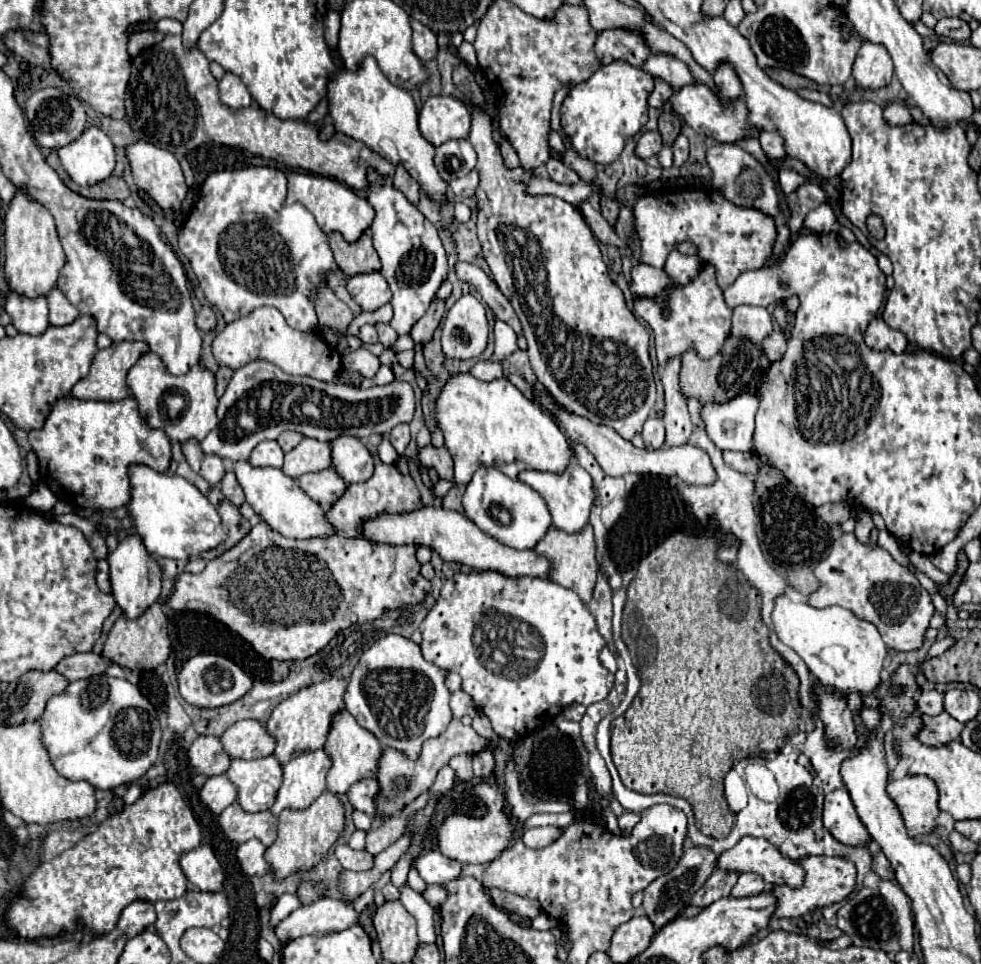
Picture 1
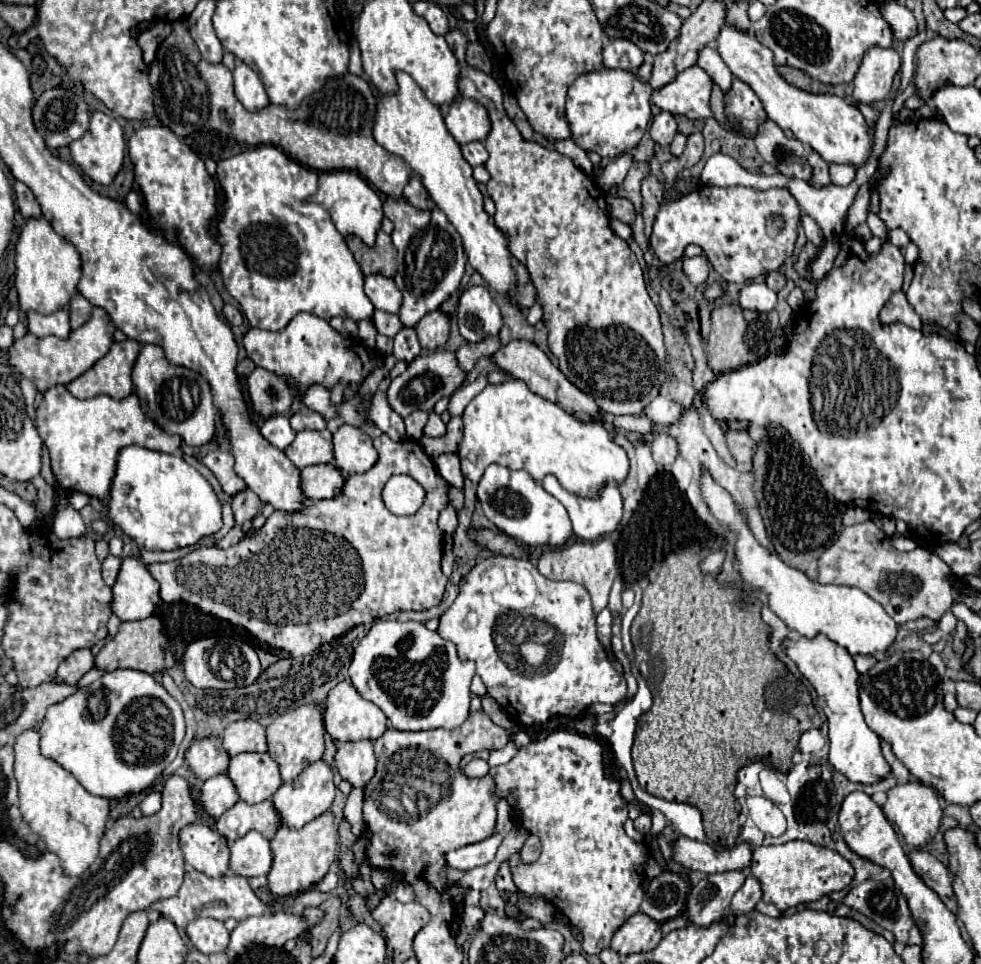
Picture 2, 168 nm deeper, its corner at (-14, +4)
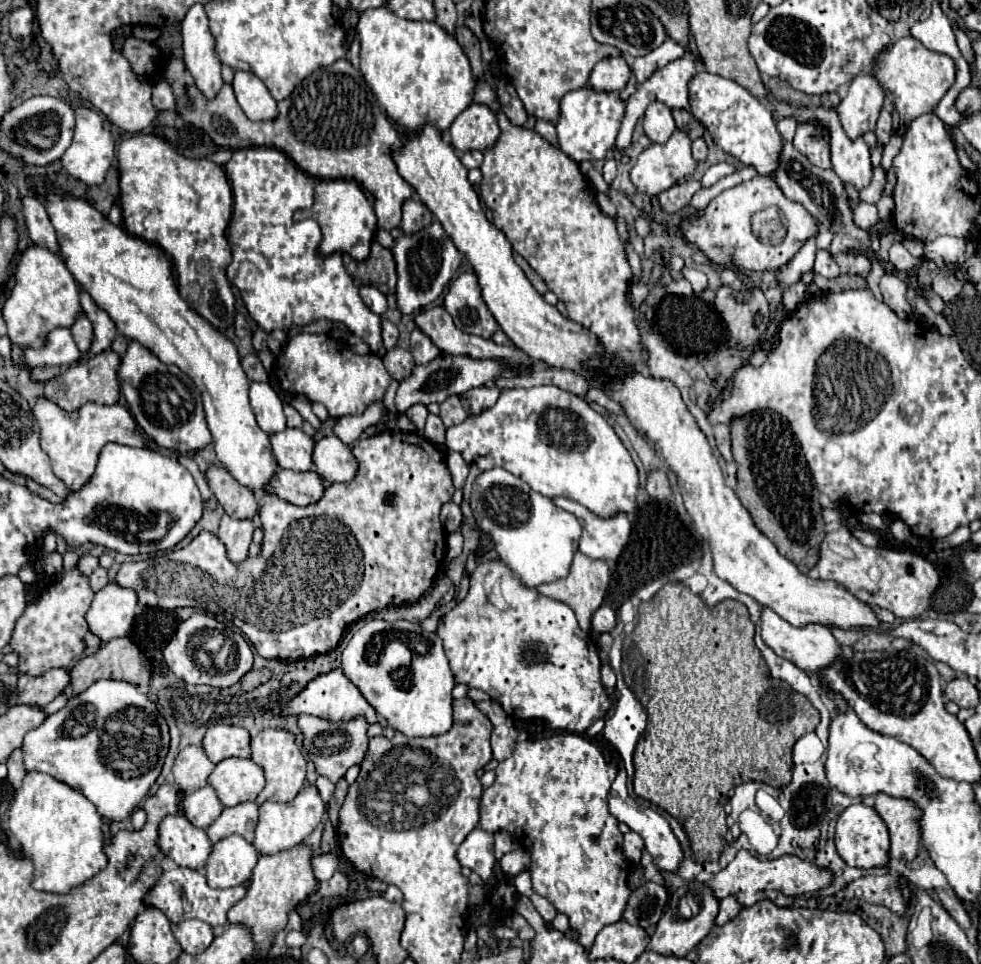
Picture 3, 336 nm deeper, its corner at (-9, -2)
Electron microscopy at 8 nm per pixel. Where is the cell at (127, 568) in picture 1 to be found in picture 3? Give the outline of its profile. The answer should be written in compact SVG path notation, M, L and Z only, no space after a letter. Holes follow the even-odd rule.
M111 582L95 594L85 620L89 624L89 630L101 642L109 642L113 638L129 634L137 612L139 602L135 592L131 588L119 588L119 584Z

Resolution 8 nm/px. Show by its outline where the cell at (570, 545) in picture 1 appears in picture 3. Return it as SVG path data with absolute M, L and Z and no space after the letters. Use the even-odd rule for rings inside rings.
M577 552L567 578L551 582L551 584L541 584L537 590L547 598L553 598L553 600L559 600L559 602L571 606L571 610L577 616L579 628L583 628L583 632L589 632L591 630L591 616L601 606L601 602L605 598L609 578L611 578L611 574L609 574L609 568L607 568L607 564L603 560L591 560L589 556L583 556L581 552Z

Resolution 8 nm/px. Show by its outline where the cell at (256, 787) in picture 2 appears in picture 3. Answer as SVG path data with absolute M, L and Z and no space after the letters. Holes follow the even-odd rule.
M225 758L209 774L207 784L217 792L223 806L235 806L239 802L255 800L263 790L263 770L245 758Z

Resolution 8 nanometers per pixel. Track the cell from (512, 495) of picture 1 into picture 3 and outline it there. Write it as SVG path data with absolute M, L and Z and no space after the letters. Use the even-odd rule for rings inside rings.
M491 468L477 476L471 490L471 508L481 532L491 536L501 562L519 576L523 586L537 588L569 574L583 528L571 512L555 506L551 498L533 492L527 482L505 468Z

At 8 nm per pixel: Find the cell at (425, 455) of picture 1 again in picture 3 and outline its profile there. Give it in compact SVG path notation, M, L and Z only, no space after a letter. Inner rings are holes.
M449 396L447 400L443 400L441 404L441 420L445 426L455 426L455 424L461 424L469 414L467 410L463 408L461 404L461 398L459 396Z

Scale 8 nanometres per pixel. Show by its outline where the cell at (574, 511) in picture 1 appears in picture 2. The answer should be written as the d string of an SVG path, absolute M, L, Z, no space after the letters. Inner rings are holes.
M546 476L542 486L556 498L562 502L562 506L568 510L568 516L570 516L570 522L572 522L572 528L574 528L574 534L582 540L596 540L600 536L606 536L610 532L614 532L622 520L622 498L620 498L620 490L614 482L606 482L602 486L602 490L598 492L598 496L594 498L584 498L584 496L578 496L578 494L572 494L568 490L564 490L560 486L560 482L556 480L556 476Z

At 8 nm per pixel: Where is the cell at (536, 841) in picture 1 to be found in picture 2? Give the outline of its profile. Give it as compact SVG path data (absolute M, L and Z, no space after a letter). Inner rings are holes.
M530 836L524 844L524 848L520 850L520 856L522 856L522 862L534 862L540 854L540 838L538 836Z

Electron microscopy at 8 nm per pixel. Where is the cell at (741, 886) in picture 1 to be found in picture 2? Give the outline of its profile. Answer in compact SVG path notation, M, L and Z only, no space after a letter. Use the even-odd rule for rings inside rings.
M748 876L744 886L732 898L730 914L738 916L738 914L746 914L746 912L754 910L754 906L760 902L760 898L762 898L762 884L760 884L760 880L754 878L754 876Z

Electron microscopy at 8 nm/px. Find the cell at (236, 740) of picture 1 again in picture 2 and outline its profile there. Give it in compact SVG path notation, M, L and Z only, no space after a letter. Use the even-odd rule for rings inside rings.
M250 718L232 722L232 726L228 726L228 730L224 732L222 744L230 756L242 752L268 752L266 728Z

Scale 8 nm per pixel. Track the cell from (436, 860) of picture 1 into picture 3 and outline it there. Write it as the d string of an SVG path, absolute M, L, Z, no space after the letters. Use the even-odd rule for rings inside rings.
M481 828L471 830L469 836L463 840L463 844L459 846L457 860L461 862L461 866L471 868L473 872L477 872L483 878L483 882L487 882L495 868L493 834L481 830Z

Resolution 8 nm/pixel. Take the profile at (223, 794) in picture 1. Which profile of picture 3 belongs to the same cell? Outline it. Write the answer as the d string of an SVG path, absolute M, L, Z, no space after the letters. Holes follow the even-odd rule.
M203 786L183 798L183 814L197 828L211 826L221 812L223 804L219 804L219 798L211 786Z

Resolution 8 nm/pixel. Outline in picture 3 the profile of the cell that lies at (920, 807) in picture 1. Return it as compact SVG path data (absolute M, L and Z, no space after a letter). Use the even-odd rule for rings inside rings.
M887 794L875 796L877 814L889 830L889 858L911 862L921 848L919 836L919 808L903 798L893 798Z

